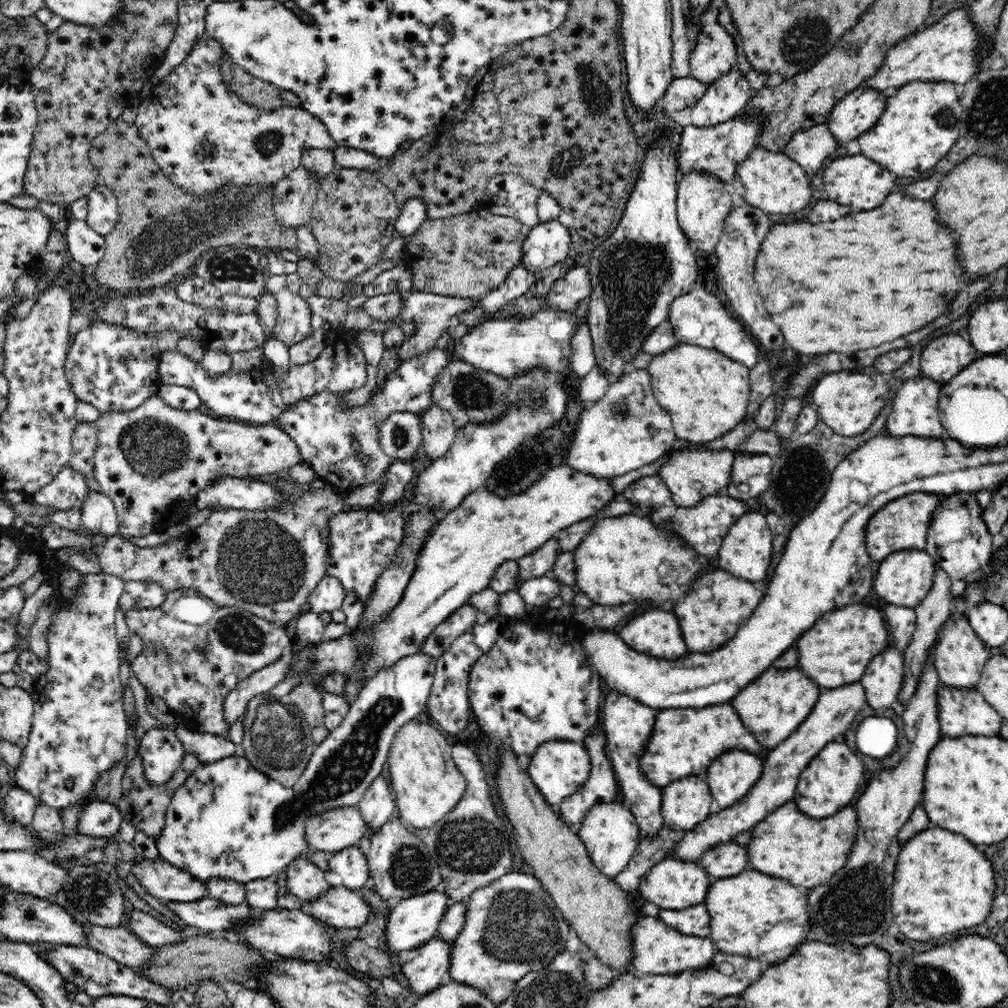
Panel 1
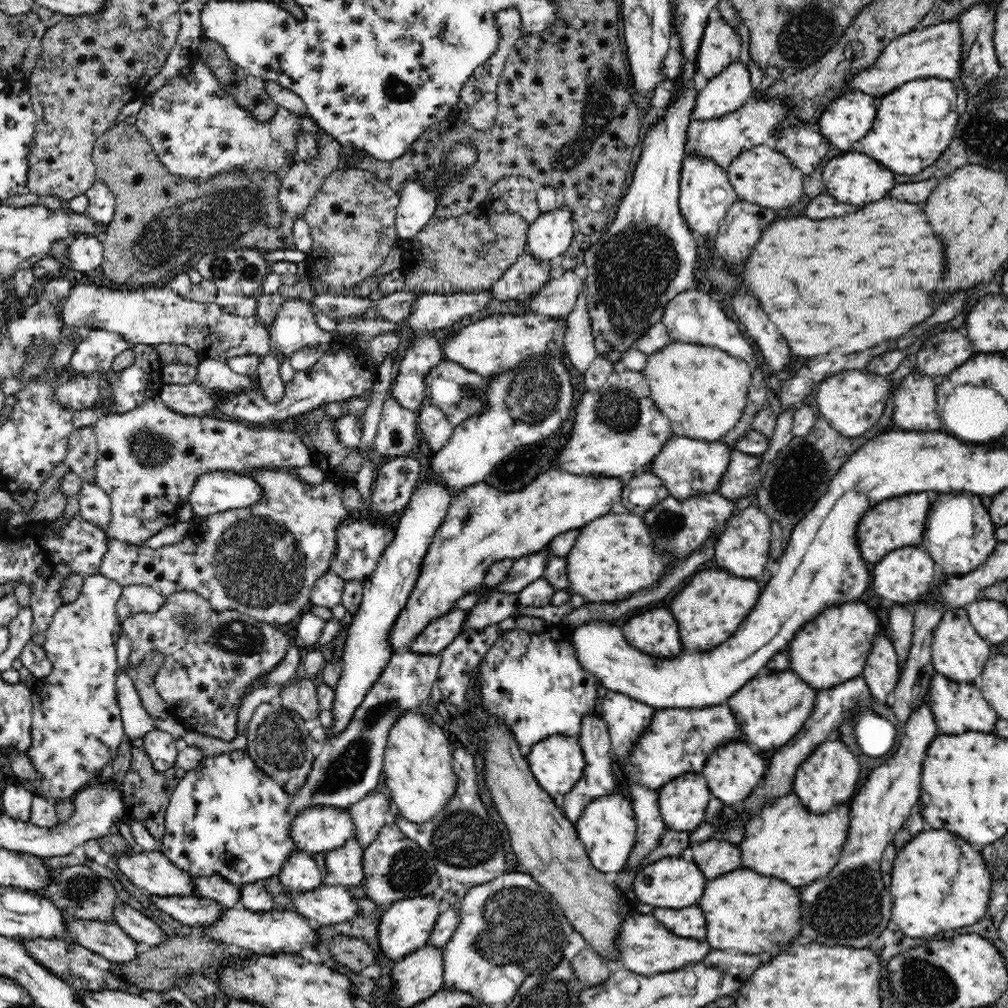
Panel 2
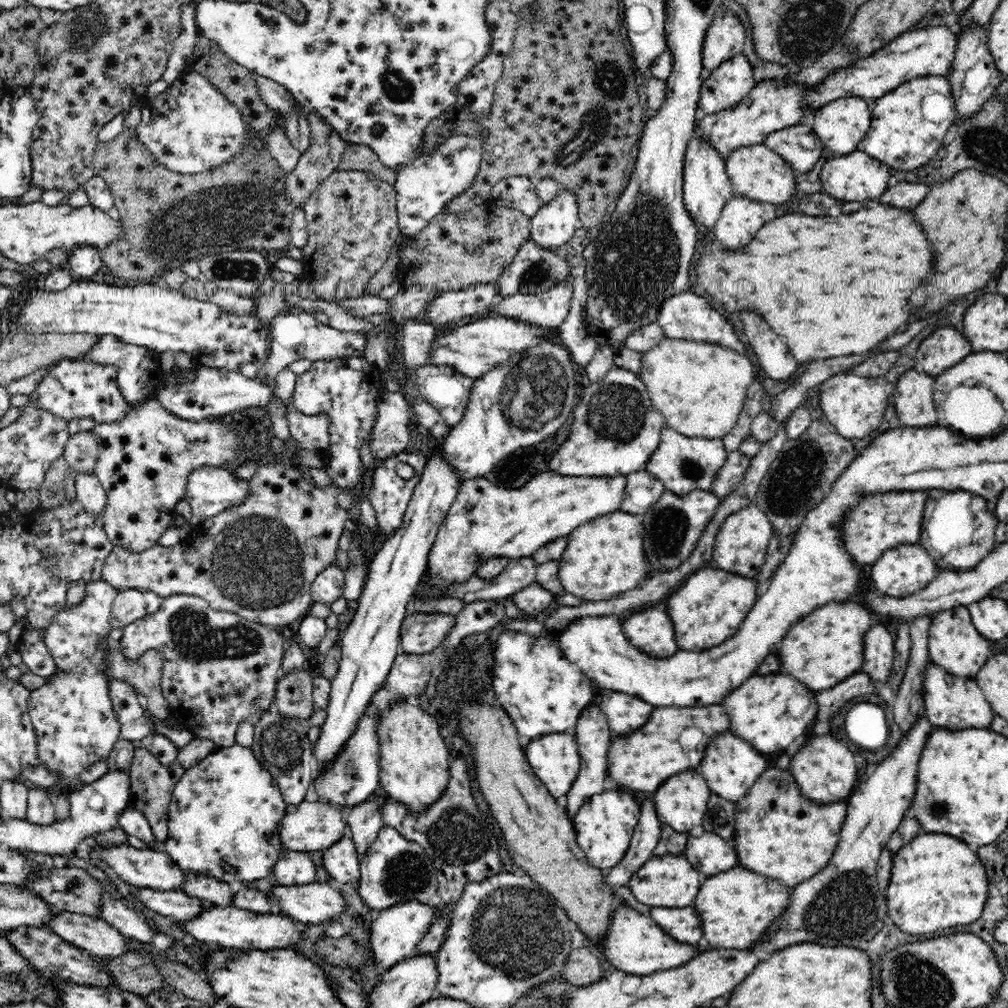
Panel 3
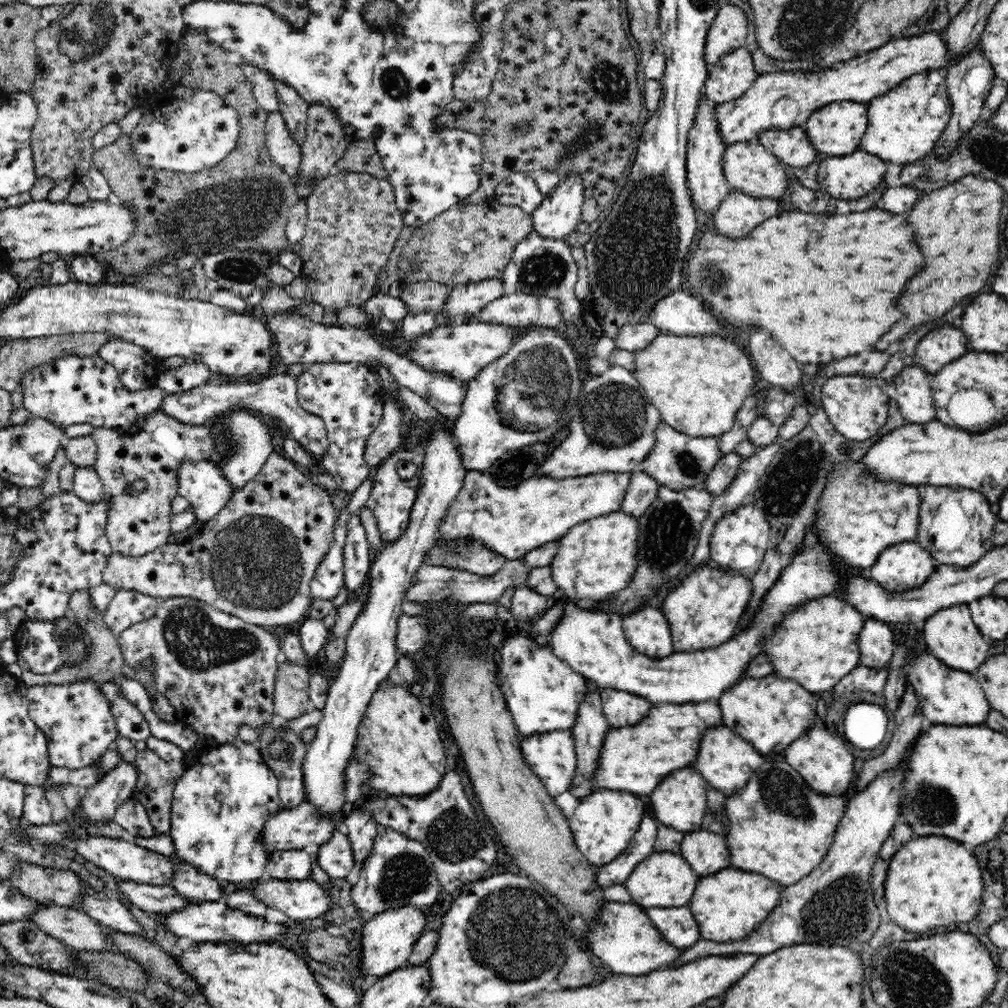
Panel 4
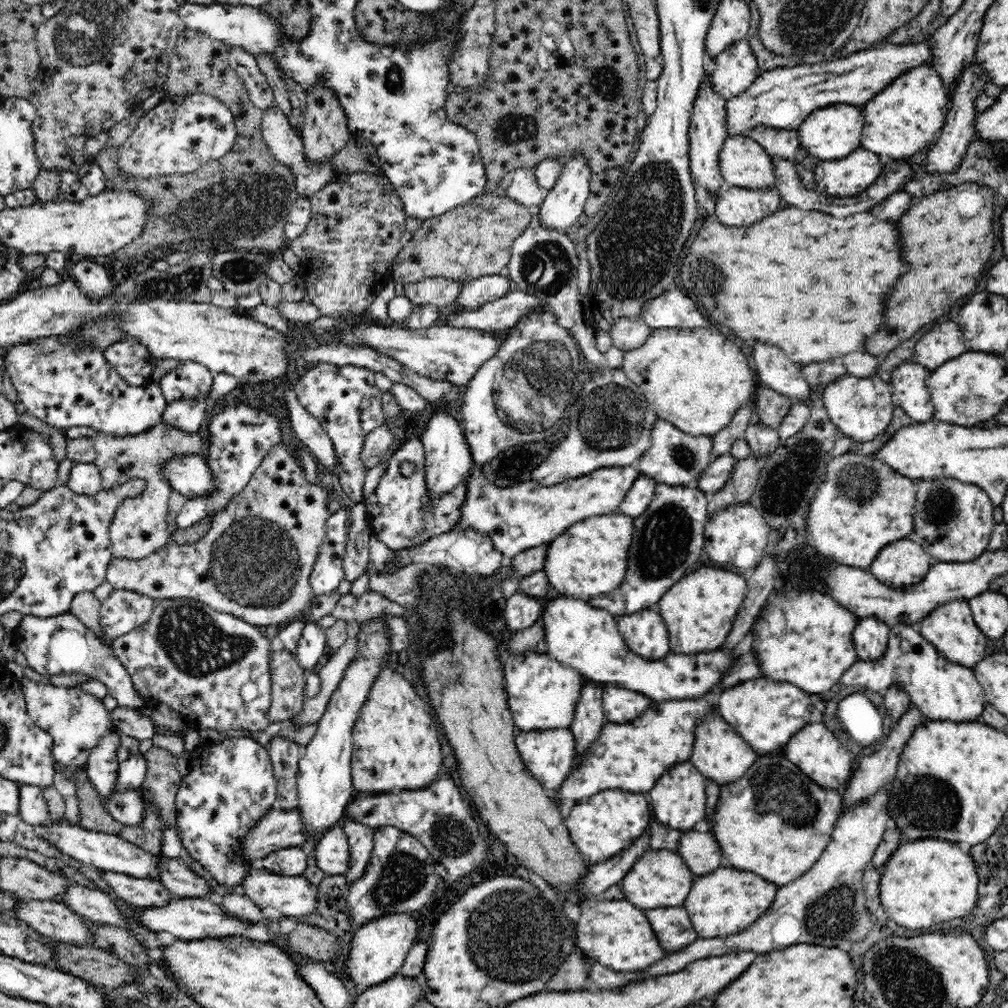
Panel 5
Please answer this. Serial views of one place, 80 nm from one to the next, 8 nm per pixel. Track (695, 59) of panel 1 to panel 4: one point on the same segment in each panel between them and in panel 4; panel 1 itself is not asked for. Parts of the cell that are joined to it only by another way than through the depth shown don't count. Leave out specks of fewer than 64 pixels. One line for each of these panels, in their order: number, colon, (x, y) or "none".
2: (721, 45)
3: (725, 38)
4: (728, 32)

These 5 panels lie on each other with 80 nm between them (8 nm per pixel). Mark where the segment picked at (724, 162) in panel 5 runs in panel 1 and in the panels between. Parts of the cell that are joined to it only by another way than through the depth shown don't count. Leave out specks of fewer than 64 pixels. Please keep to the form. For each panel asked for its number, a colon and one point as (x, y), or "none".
1: (772, 181)
2: (761, 175)
3: (756, 172)
4: (749, 167)

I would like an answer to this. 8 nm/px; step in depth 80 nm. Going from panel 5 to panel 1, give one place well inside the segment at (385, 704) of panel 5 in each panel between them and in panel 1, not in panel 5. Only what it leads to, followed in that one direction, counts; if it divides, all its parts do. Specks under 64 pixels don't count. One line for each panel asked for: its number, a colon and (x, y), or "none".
1: (426, 783)
2: (417, 774)
3: (412, 758)
4: (398, 740)

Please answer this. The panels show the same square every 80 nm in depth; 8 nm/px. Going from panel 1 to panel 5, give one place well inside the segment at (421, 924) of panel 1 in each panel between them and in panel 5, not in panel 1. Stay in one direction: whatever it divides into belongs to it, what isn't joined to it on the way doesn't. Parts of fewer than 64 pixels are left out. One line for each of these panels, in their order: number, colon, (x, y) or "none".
2: (406, 926)
3: (395, 935)
4: (388, 938)
5: (379, 948)

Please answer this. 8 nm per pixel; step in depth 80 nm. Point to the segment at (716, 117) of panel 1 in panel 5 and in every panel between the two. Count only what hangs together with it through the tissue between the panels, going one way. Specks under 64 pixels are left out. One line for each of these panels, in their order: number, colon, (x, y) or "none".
2: (731, 89)
3: (732, 81)
4: (734, 73)
5: (736, 67)

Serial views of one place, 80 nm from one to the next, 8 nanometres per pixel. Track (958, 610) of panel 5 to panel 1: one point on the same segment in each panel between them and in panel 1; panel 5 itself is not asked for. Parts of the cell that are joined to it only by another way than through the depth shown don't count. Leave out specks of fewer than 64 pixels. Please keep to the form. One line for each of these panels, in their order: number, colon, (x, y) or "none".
1: (959, 656)
2: (958, 652)
3: (954, 643)
4: (950, 634)

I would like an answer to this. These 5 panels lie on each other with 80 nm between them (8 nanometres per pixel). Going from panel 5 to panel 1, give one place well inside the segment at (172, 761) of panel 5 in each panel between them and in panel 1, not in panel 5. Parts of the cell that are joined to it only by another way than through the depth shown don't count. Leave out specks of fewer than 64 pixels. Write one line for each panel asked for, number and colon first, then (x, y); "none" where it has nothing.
1: (144, 805)
2: (146, 792)
3: (151, 785)
4: (157, 778)

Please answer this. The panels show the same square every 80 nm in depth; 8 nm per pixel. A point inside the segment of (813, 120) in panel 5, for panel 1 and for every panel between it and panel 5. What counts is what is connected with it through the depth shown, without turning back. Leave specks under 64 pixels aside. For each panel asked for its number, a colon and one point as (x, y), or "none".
1: (858, 111)
2: (849, 118)
3: (840, 125)
4: (836, 129)

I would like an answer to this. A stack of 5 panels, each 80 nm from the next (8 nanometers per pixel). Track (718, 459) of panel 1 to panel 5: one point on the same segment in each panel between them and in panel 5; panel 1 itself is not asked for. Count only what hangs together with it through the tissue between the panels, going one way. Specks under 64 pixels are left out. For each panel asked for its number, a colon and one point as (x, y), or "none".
2: (682, 460)
3: (684, 464)
4: (678, 461)
5: (675, 458)

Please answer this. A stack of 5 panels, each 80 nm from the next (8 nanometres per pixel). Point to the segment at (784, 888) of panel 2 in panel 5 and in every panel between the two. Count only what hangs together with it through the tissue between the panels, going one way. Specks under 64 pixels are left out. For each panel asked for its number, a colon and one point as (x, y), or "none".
3: (736, 906)
4: (728, 905)
5: (726, 901)

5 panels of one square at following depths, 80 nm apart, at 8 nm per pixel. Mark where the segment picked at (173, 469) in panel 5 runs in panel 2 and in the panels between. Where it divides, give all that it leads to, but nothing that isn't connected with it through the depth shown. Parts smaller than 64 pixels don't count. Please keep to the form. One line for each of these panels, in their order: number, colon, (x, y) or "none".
2: (213, 492)
3: (209, 490)
4: (202, 483)

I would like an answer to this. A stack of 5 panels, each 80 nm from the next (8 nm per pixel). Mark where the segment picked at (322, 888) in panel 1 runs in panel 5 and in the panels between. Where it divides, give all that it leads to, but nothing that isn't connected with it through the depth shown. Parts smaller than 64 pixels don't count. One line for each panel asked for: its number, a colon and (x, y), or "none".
2: (300, 874)
3: (293, 867)
4: (283, 864)
5: (291, 860)

